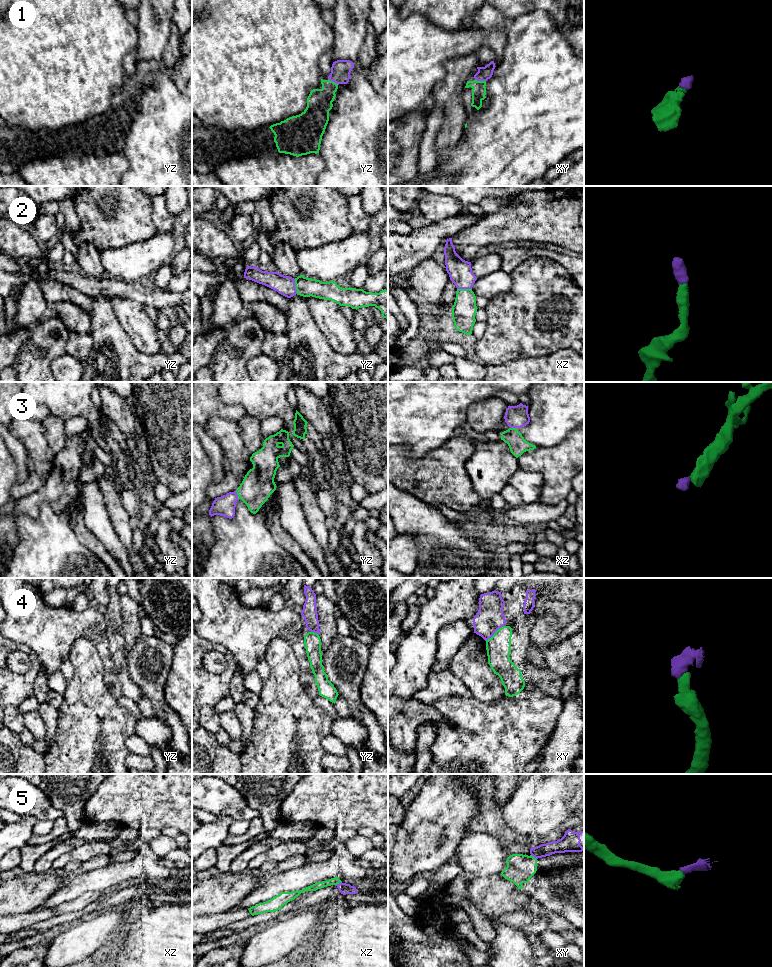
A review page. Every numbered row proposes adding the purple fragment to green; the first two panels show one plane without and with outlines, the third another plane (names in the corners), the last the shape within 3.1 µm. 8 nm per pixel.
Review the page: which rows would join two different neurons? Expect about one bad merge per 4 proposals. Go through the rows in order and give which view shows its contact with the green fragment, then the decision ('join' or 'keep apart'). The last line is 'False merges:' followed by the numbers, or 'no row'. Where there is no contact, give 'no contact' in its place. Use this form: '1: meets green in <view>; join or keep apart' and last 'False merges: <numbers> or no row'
1: meets green in xy; join
2: meets green in yz; join
3: meets green in yz; join
4: meets green in xy; join
5: meets green in xz; keep apart
False merges: 5

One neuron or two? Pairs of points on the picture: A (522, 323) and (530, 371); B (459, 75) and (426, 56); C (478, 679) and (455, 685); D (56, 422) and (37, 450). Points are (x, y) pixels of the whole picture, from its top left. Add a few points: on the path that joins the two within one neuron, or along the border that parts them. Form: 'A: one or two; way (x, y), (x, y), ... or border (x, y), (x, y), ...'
A: two; border (545, 356), (521, 358), (505, 363)
B: two; border (464, 55), (446, 59), (444, 77), (432, 87)
C: two; border (450, 670), (462, 681), (472, 695)
D: two; border (41, 421), (47, 441), (47, 457), (52, 460)

